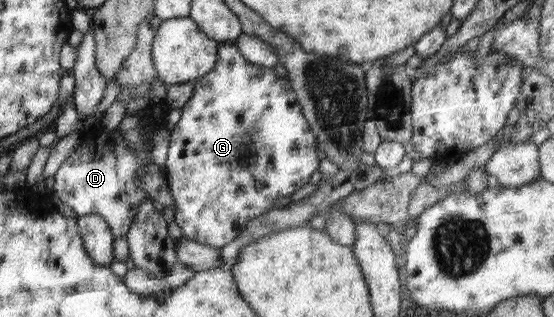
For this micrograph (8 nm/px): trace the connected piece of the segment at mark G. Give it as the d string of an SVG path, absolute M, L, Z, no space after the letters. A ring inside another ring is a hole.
M233 43L219 44L217 53L219 53L219 57L216 61L216 67L205 76L199 77L199 79L192 82L193 96L188 103L181 107L181 118L170 130L168 156L162 167L165 171L169 193L171 193L176 206L174 211L175 222L183 231L183 237L200 242L202 245L222 249L225 245L231 244L236 240L241 231L257 216L271 211L275 207L274 203L278 197L291 196L295 189L303 187L309 181L309 177L319 169L319 153L317 153L317 137L311 133L312 129L309 129L304 112L297 101L296 91L292 87L292 82L286 77L282 78L274 69L250 62Z

